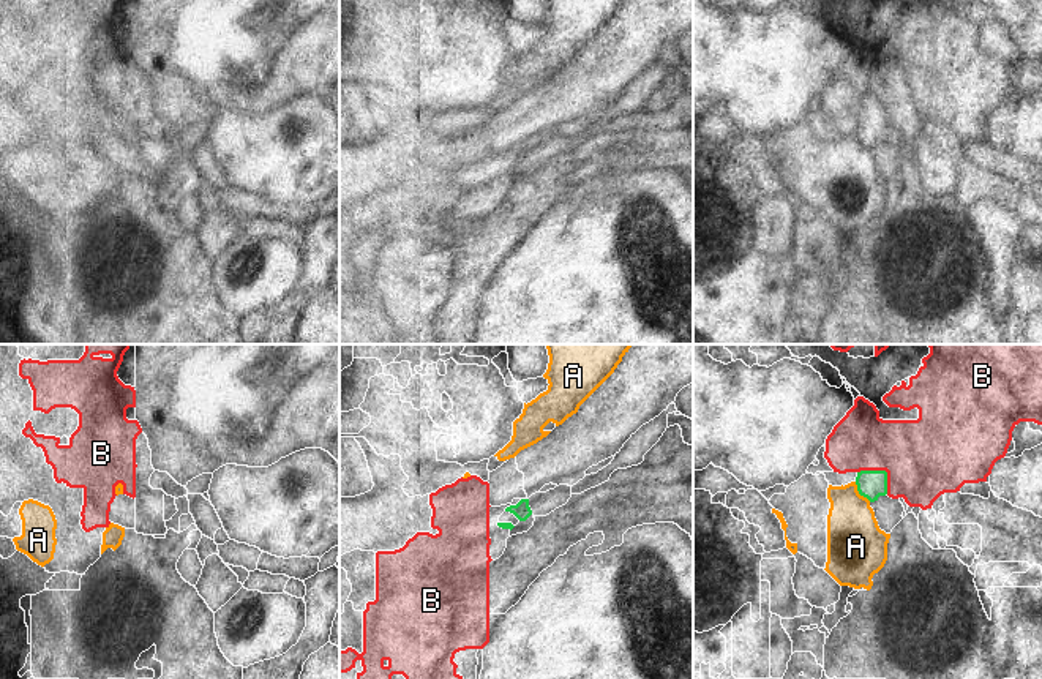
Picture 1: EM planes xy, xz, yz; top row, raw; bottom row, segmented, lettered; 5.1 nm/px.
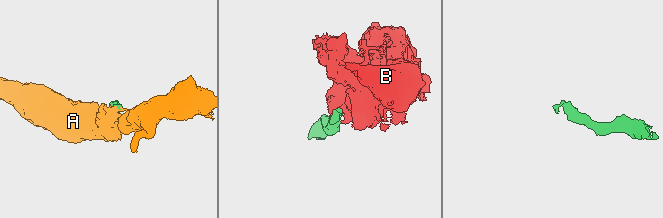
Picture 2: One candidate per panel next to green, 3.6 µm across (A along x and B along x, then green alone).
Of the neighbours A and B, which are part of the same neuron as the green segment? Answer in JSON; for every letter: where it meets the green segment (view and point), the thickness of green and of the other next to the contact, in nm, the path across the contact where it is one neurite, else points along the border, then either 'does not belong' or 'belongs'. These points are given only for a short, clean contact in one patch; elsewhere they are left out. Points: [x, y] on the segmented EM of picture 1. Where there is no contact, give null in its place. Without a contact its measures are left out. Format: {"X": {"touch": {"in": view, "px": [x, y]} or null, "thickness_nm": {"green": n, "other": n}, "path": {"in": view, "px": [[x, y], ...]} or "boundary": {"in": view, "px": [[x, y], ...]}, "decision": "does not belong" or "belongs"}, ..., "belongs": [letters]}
{"A": {"touch": {"in": "yz", "px": [859, 493]}, "thickness_nm": {"green": 140, "other": 280}, "decision": "does not belong"}, "B": {"touch": {"in": "yz", "px": [883, 471]}, "thickness_nm": {"green": 140, "other": 400}, "boundary": {"in": "yz", "px": [[858, 471], [884, 471], [888, 493]]}, "decision": "does not belong"}, "belongs": []}

